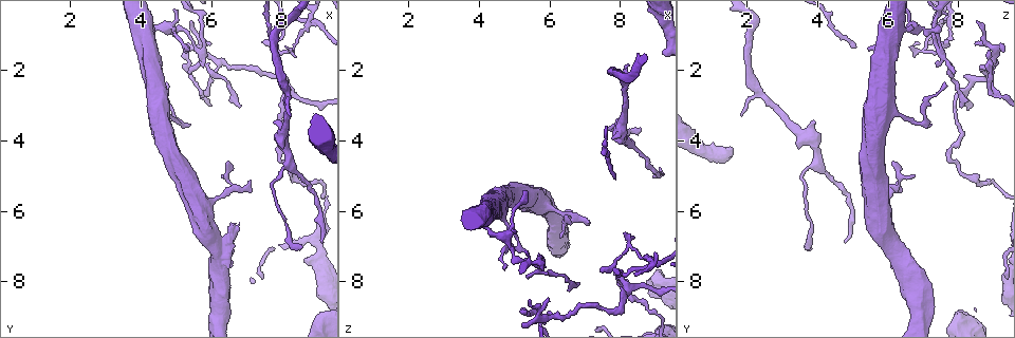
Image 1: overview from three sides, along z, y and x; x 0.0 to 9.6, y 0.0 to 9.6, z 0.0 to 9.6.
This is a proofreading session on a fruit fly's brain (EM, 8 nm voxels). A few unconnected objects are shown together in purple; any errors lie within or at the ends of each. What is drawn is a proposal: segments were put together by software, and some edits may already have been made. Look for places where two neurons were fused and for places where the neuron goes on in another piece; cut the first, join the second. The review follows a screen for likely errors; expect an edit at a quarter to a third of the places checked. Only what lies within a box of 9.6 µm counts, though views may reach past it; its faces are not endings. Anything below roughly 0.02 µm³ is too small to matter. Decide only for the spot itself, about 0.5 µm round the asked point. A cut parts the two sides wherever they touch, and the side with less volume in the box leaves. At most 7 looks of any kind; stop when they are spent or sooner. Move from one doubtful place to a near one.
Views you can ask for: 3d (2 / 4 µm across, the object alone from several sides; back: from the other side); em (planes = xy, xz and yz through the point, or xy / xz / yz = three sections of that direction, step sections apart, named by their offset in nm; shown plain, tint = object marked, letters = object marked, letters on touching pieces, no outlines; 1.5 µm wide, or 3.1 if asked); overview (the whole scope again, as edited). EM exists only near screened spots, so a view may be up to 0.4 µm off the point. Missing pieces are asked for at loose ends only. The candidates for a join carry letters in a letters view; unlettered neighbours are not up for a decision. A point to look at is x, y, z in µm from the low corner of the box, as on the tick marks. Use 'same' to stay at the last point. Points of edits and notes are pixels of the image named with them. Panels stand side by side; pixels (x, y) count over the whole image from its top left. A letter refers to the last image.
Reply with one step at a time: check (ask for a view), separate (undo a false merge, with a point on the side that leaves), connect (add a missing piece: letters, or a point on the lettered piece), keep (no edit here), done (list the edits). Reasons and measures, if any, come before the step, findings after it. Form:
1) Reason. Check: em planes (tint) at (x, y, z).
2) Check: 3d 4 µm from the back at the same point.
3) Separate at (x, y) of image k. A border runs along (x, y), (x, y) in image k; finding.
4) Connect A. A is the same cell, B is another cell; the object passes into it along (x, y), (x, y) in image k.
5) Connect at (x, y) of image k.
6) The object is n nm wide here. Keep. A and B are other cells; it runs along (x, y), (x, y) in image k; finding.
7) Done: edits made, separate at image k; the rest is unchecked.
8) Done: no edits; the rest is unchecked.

Thin end. Check: em xz step 8 (letters) at (6.35, 4.95, 6.75).

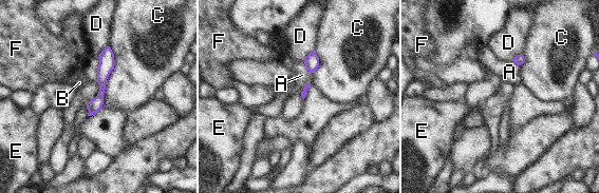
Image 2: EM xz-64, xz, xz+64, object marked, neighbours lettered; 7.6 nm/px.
Another direction. Check: em planes (letters) at the same point.

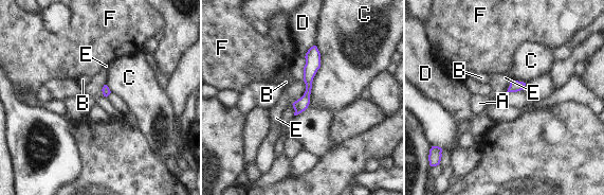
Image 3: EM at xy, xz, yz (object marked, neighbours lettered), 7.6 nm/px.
Keep. A, B, C, D, E and F are other cells; a border runs along (315, 45), (319, 68), (307, 107) in image 3; no lettered piece goes on from it.

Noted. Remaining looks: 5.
Long arm stops here. Check: 3d 2 µm at (8.65, 7.05, 3.70).

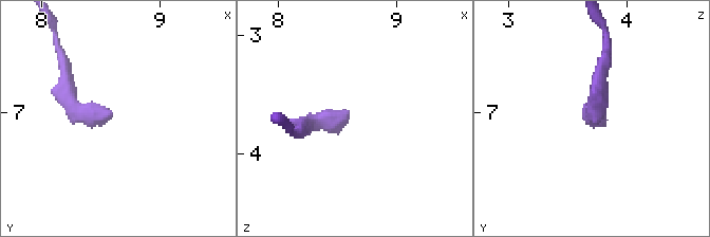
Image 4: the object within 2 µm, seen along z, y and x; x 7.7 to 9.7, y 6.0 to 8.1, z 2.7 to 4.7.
Need the tissue. Check: em xy step 8 (letters) at (8.62, 7.02, 3.68).

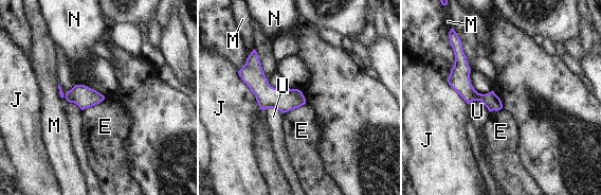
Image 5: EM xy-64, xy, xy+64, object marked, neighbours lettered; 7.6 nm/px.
Cut it another way. Check: em planes (letters) at the same point.

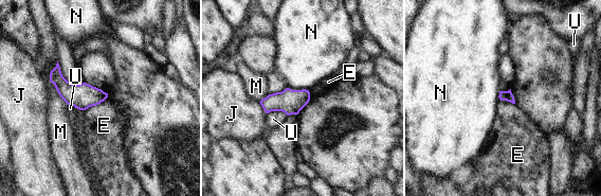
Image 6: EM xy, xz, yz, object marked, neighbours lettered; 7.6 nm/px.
Keep. E, J, M, N and U are other cells; a border runs along (107, 96), (99, 103), (83, 110) in image 6; no lettered piece goes on from it.

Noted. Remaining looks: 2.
Done: no edits; the rest is unchecked.

